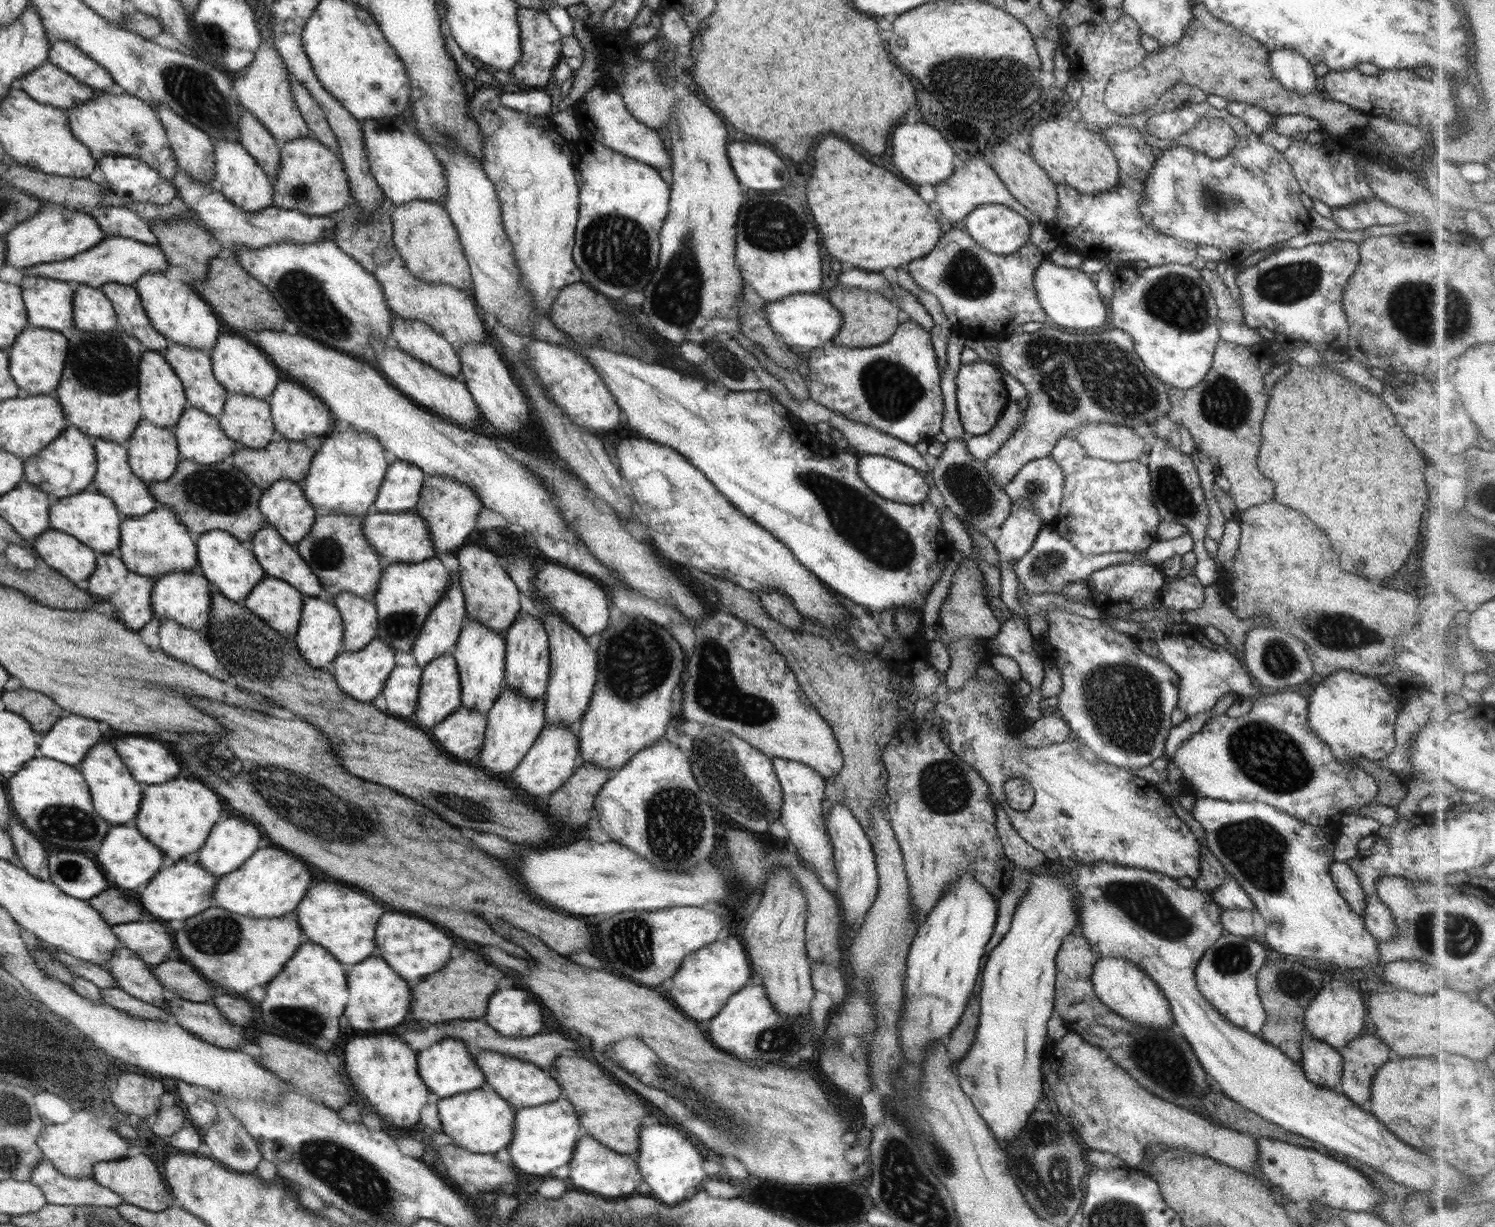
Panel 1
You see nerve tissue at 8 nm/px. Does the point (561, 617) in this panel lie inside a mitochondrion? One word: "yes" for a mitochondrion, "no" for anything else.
no

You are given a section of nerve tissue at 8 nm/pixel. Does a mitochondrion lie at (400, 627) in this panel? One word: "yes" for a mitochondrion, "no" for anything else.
yes

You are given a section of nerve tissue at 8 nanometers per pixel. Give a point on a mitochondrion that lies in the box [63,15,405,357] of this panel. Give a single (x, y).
(196, 94)

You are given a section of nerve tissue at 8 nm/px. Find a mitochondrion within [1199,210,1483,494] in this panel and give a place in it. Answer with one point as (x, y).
(1412, 306)

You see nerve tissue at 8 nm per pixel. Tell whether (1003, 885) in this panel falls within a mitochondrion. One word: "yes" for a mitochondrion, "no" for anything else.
no

